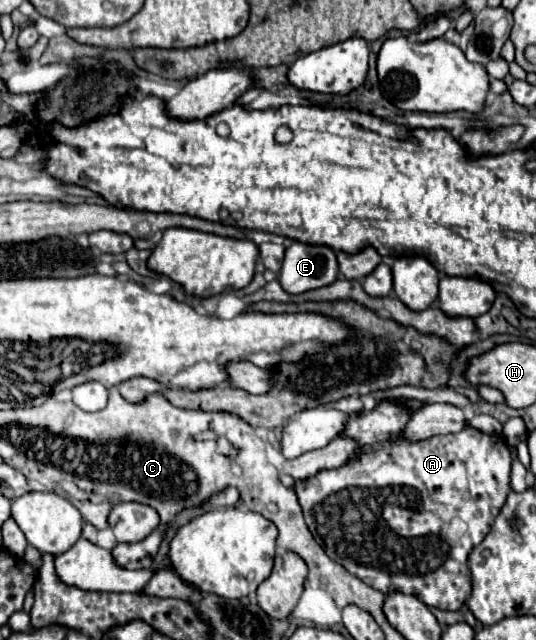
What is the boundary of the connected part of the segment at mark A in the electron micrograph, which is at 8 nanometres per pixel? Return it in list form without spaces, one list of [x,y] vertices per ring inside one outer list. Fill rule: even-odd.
[[[387,402],[359,416],[351,416],[345,434],[357,438],[367,454],[343,468],[321,470],[313,478],[297,482],[295,492],[317,544],[353,576],[383,594],[413,594],[427,606],[459,610],[471,592],[467,566],[469,552],[489,534],[497,512],[501,512],[511,492],[511,450],[501,436],[485,434],[475,428],[463,428],[461,432],[447,436],[433,436],[423,442],[401,442],[397,436],[407,420],[409,410],[403,404]],[[453,518],[467,524],[467,532],[457,540],[449,536],[449,524]]]

